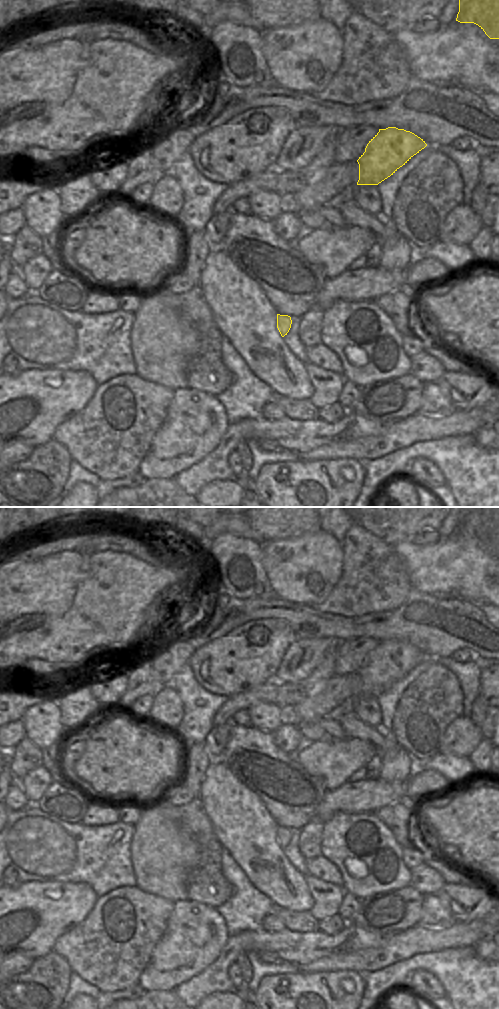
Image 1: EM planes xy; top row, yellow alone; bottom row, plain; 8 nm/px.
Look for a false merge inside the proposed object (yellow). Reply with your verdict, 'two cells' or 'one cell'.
one cell

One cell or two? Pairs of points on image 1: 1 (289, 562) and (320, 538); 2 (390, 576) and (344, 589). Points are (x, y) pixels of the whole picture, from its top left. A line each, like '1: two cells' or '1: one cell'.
1: one cell
2: one cell

